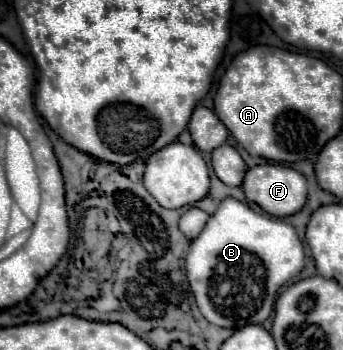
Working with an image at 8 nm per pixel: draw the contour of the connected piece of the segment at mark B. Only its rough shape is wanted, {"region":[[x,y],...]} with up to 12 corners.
{"region":[[225,198],[185,256],[201,314],[263,324],[295,228]]}

